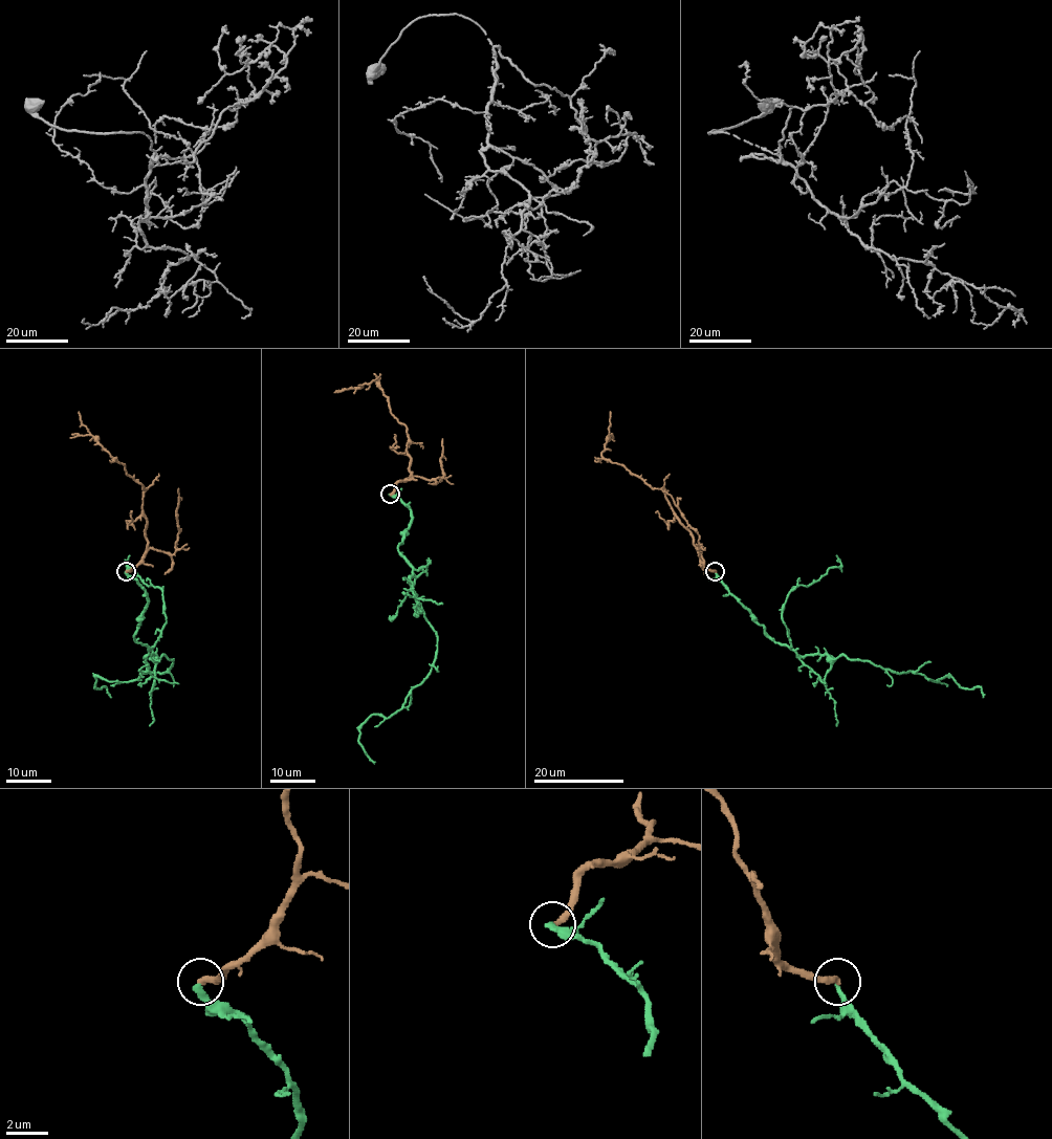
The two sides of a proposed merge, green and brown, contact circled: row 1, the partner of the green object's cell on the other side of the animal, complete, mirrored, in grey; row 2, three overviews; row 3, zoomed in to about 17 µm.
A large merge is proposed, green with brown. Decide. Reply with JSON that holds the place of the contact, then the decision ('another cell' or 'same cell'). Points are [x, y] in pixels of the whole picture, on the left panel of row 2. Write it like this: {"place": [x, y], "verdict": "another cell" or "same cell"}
{"place": [126, 571], "verdict": "another cell"}

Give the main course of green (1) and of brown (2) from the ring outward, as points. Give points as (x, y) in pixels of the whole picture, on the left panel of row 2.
1: (126, 571), (146, 594), (134, 638), (145, 656), (173, 660), (136, 680), (95, 677), (111, 697)
2: (126, 571), (140, 560), (147, 545), (144, 488), (81, 422), (79, 411)

